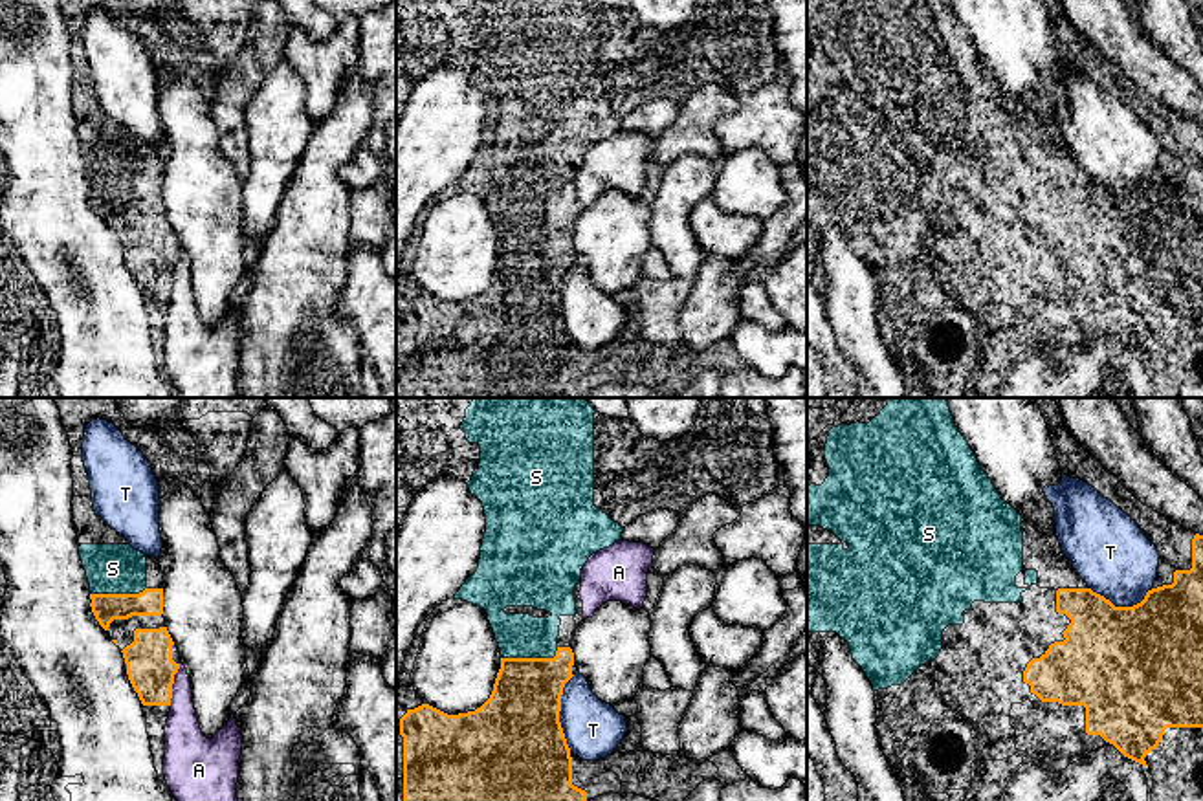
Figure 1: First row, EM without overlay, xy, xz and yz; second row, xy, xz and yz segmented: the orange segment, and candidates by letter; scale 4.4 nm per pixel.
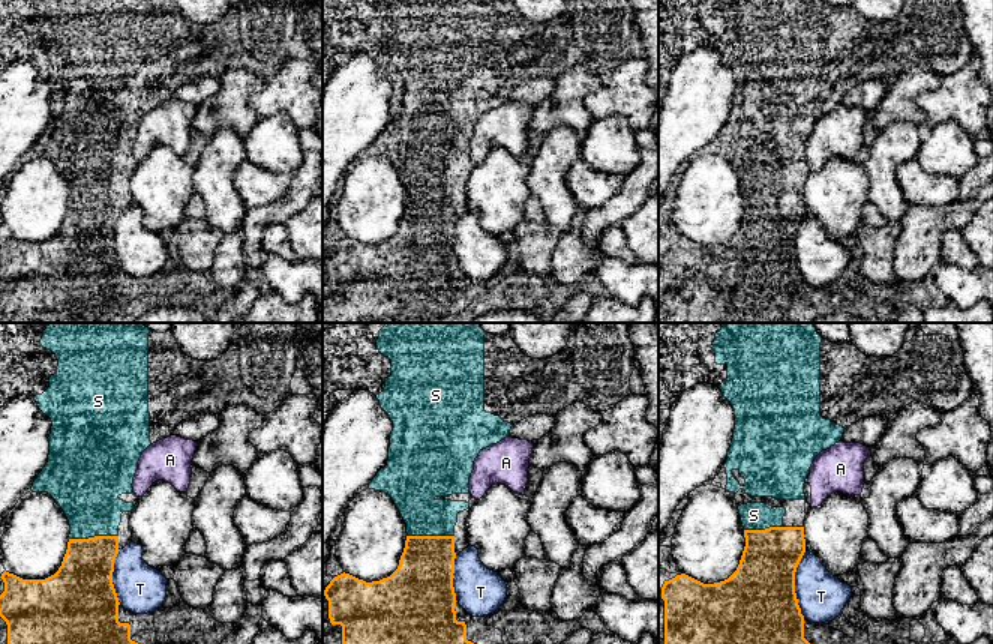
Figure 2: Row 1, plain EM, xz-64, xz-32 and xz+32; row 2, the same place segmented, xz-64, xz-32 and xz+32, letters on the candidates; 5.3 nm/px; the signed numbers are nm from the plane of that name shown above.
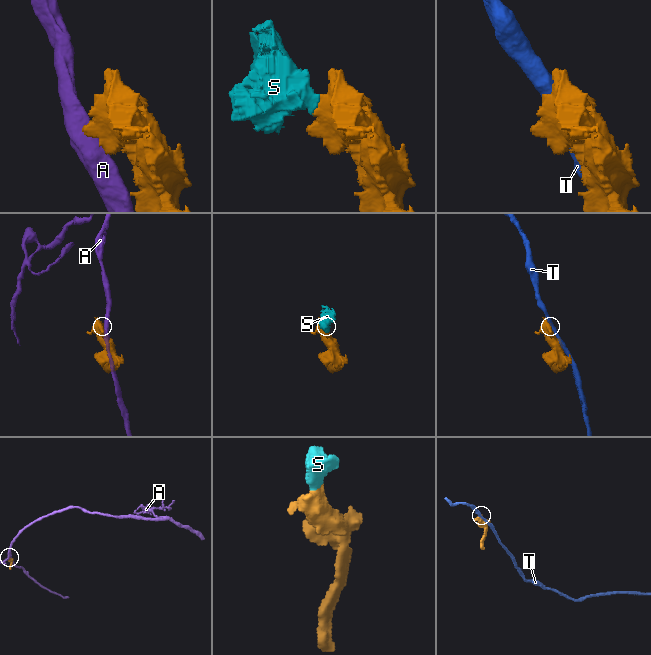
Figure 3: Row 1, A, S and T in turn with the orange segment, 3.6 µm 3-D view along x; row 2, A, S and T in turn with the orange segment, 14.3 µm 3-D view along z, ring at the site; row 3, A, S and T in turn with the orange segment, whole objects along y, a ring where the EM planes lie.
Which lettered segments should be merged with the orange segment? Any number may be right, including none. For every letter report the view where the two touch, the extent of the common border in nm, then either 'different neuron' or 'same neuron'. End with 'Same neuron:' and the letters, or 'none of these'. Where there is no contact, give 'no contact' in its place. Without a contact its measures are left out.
A: xy | 190 nm | different neuron
S: xz | 260 nm | same neuron
T: xz | 340 nm | different neuron
Same neuron: S

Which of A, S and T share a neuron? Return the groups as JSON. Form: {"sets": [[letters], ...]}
{"sets": [["A"], ["S"], ["T"]]}

